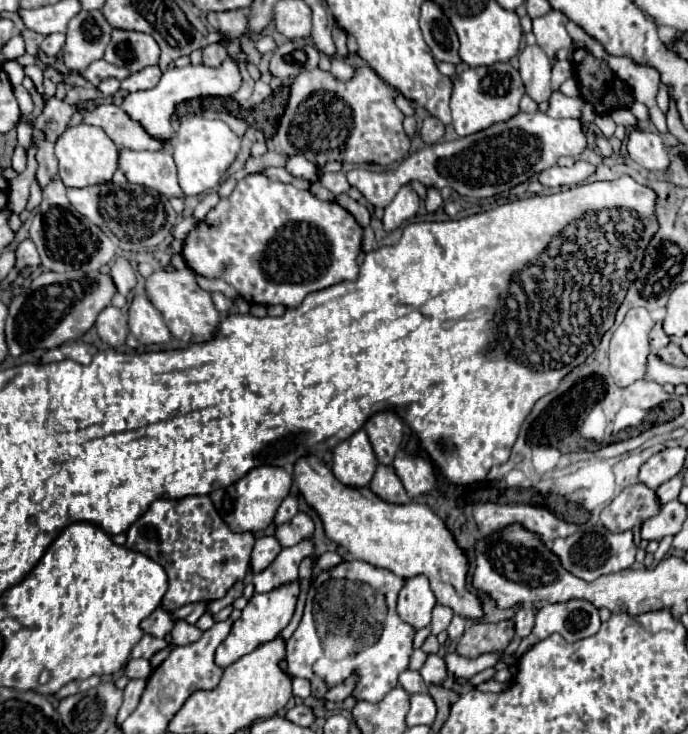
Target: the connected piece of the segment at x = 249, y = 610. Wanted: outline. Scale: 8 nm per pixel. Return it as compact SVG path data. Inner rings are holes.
M299 581L285 583L285 585L281 585L281 587L277 587L269 593L263 593L263 595L259 595L259 593L253 595L245 605L243 615L233 623L231 633L227 635L227 639L217 647L215 663L219 667L229 667L231 663L235 663L243 655L251 653L259 645L273 641L287 627L287 623L291 621L295 605L297 605L297 597L299 597Z

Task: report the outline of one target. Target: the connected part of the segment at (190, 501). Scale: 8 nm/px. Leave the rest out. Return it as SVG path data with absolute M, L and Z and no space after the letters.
M189 495L183 499L157 499L129 527L125 547L139 551L161 563L169 575L169 589L161 607L175 611L185 603L201 599L221 599L235 581L241 581L249 571L253 533L233 533L217 515L207 495Z

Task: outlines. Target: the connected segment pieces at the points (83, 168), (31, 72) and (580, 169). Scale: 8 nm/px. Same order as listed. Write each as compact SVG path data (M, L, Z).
M79 123L77 127L69 127L57 139L55 157L59 161L59 177L65 183L65 187L89 187L89 185L97 185L97 183L107 183L107 181L111 181L113 173L117 171L117 145L105 135L103 129L87 125L87 123Z
M27 65L27 67L23 67L23 71L25 71L25 75L29 75L33 79L37 91L41 93L43 91L43 71L37 65Z
M575 161L575 165L571 167L549 167L539 175L539 181L545 187L551 189L561 189L561 187L573 187L583 183L587 177L591 177L595 173L595 165L587 163L587 161Z

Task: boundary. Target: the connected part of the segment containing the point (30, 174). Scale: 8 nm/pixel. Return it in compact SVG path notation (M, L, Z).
M35 147L29 149L29 157L27 157L27 169L17 175L15 179L9 181L9 193L7 193L7 207L13 213L21 213L27 205L29 199L29 185L35 179L35 171L37 171L37 161L33 159L35 155Z

